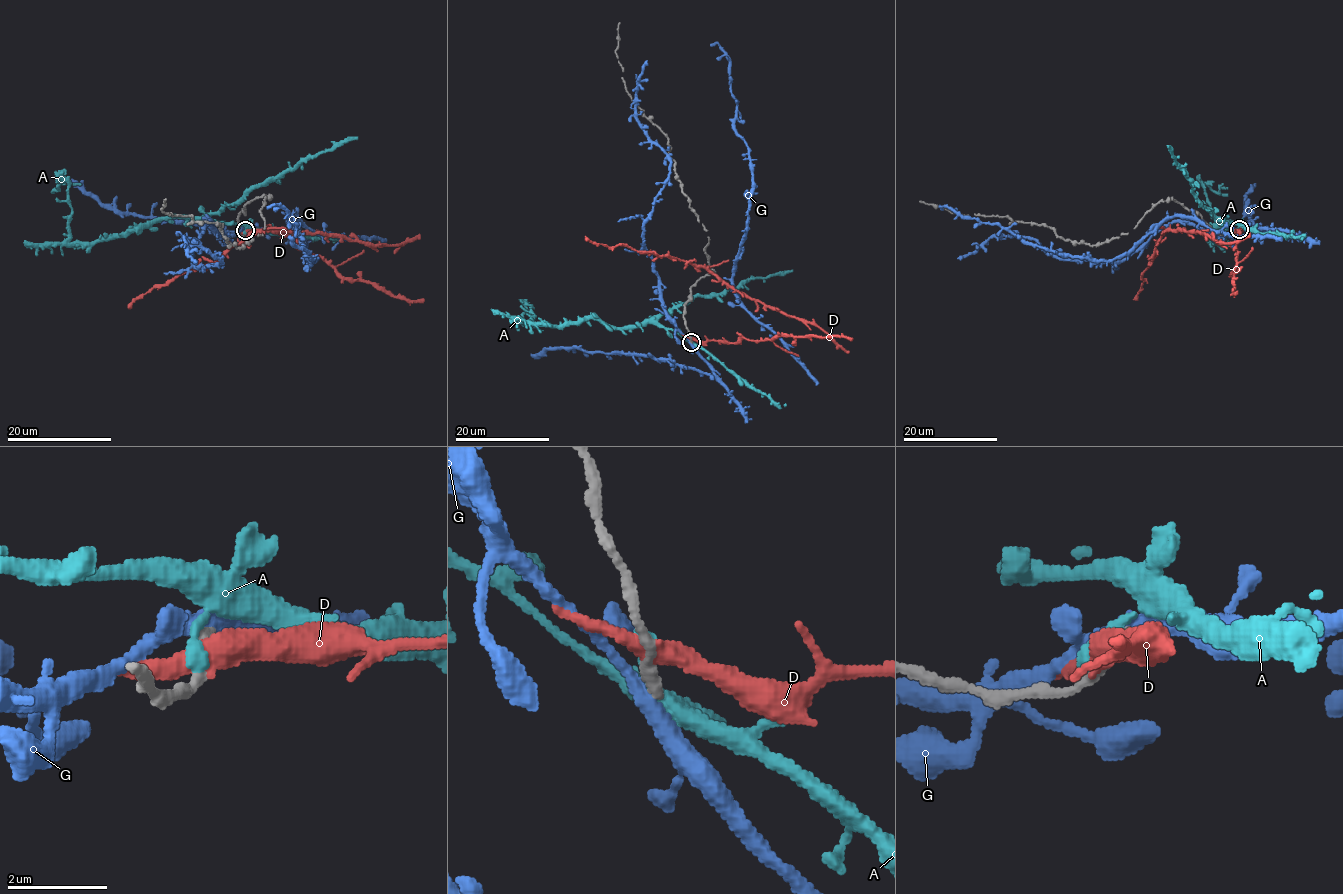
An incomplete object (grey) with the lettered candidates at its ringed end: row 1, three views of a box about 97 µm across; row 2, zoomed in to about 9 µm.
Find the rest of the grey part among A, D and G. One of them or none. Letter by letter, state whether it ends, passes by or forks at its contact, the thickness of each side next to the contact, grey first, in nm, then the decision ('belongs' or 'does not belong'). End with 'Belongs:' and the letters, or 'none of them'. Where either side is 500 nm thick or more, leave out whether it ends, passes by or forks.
A: it ends | 280/340 nm | does not belong
D: it passes by | 320/420 nm | does not belong
G: it passes by | 280/340 nm | does not belong
Belongs: none of them

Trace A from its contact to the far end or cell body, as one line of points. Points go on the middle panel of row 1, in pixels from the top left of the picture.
A: (691, 340), (648, 322), (613, 327), (585, 319), (533, 325), (535, 315), (526, 304), (520, 321), (543, 330)

